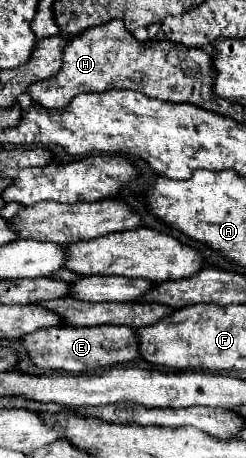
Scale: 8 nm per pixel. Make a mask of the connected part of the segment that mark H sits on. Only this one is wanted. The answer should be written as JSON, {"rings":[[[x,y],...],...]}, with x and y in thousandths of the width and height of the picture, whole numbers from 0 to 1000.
{"rings":[[[480,41],[350,63],[325,81],[276,90],[252,133],[260,142],[228,168],[114,190],[130,216],[187,238],[252,238],[325,203],[431,194],[545,194],[602,212],[699,225],[789,225],[805,234],[837,225],[854,238],[870,234],[870,221],[894,221],[894,212],[870,207],[878,155],[837,111],[740,107],[740,98],[707,98],[699,90],[561,94],[504,59],[504,46]]]}

